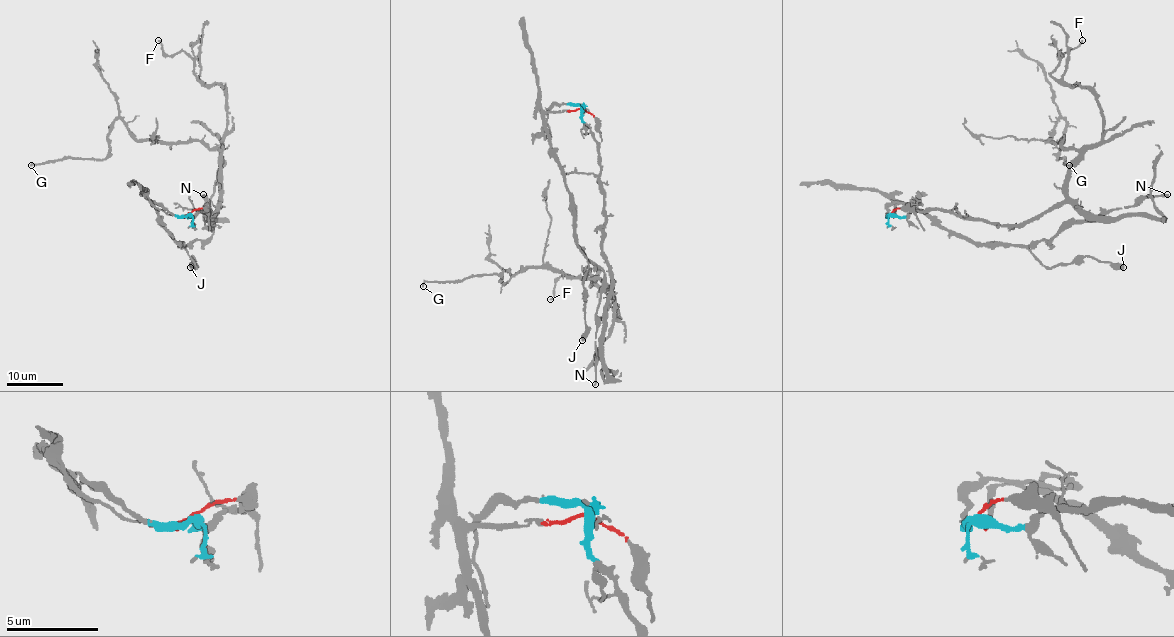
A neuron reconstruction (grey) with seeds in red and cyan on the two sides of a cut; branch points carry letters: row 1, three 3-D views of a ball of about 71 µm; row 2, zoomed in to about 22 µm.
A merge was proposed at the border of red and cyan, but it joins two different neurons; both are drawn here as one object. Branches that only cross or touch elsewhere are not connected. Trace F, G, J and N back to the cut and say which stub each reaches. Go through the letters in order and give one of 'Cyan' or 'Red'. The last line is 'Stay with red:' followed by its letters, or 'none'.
F: Cyan
G: Cyan
J: Red
N: Red
Stay with red: J, N

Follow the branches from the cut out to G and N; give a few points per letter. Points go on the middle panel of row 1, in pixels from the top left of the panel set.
G: (581, 108), (598, 153), (613, 295), (597, 278), (530, 267), (505, 282), (476, 274), (422, 287)
N: (581, 108), (549, 111), (545, 129), (570, 193), (573, 237), (604, 272), (596, 316), (594, 385)

